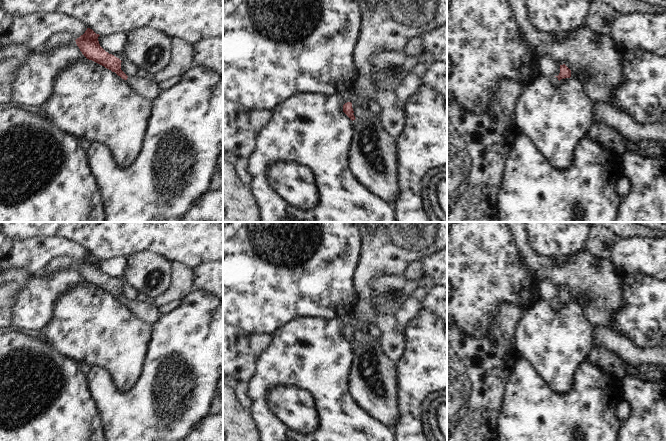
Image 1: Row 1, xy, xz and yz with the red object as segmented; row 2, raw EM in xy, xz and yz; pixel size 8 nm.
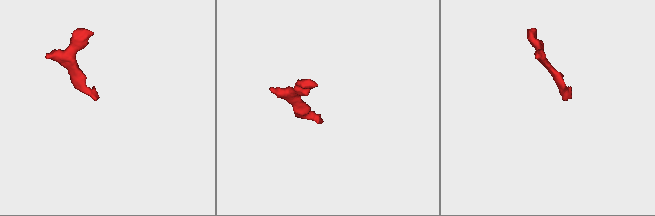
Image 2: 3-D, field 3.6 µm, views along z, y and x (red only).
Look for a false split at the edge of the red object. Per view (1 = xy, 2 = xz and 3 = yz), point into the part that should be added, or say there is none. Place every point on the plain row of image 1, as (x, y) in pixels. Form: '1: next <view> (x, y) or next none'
1: next xy (144, 311)
2: next xz (359, 325)
3: next yz (554, 304)

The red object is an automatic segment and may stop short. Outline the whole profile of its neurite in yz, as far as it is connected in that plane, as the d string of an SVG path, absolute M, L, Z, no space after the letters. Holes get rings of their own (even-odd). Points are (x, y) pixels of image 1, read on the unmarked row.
M560 289L560 297L558 300L551 301L551 307L553 309L560 309L560 304L571 301L571 294L565 289Z

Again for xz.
M358 322L355 326L347 326L343 329L343 336L353 345L355 344L353 333L357 330L361 330L364 327L362 322Z

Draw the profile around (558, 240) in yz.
M525 222L525 228L536 254L558 259L577 254L591 230L588 222Z

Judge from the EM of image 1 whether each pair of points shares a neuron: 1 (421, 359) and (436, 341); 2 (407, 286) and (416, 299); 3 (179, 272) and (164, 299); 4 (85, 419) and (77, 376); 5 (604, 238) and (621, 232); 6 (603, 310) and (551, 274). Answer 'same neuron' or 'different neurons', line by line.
1: same neuron
2: different neurons
3: same neuron
4: same neuron
5: different neurons
6: same neuron

